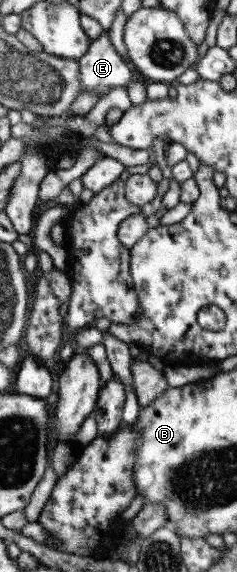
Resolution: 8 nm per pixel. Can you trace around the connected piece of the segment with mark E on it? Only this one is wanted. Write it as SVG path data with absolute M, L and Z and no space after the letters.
M108 30L92 40L88 53L79 59L82 81L80 93L93 91L103 97L114 87L127 89L131 85L133 71L123 58L114 46Z

